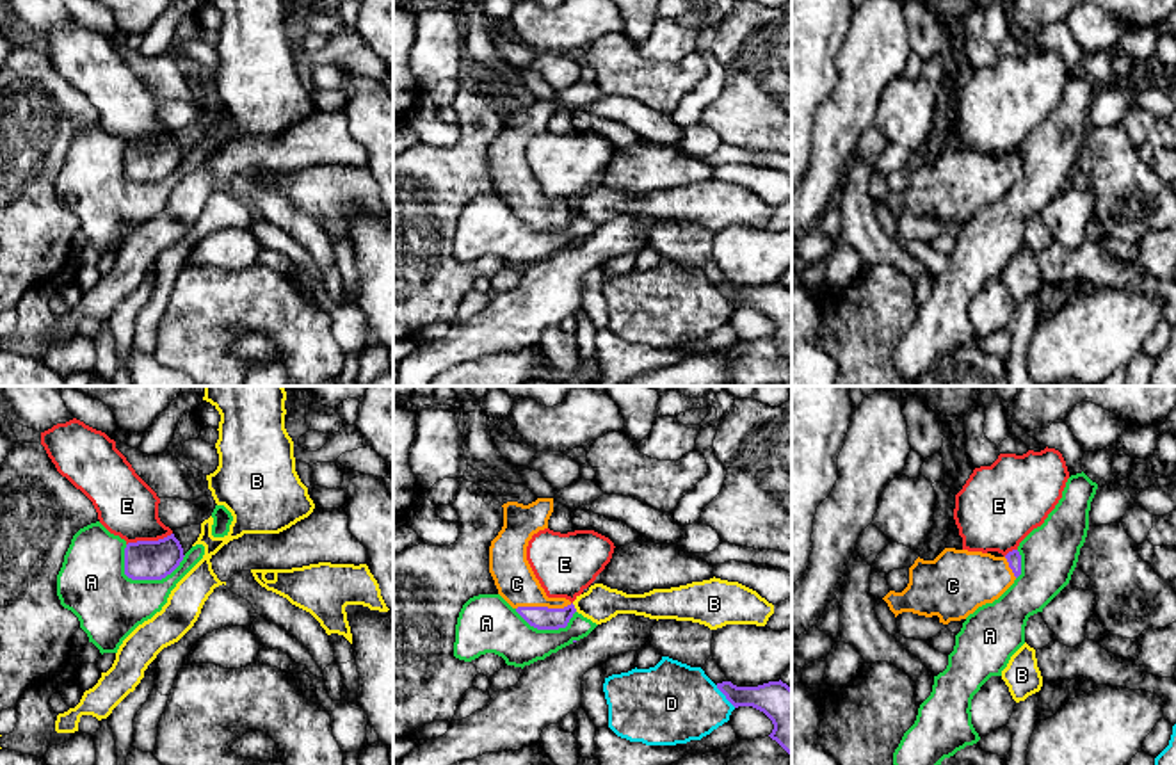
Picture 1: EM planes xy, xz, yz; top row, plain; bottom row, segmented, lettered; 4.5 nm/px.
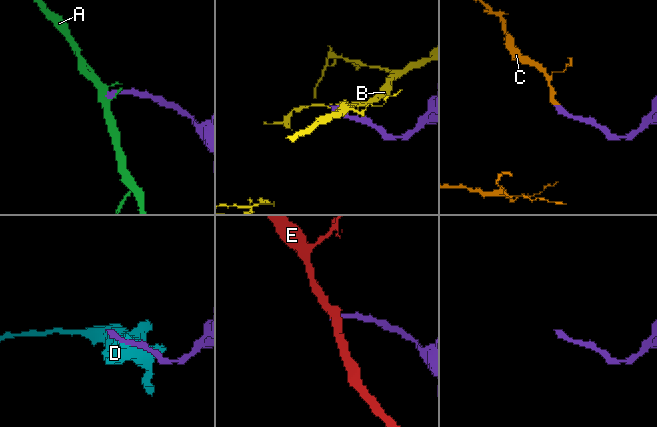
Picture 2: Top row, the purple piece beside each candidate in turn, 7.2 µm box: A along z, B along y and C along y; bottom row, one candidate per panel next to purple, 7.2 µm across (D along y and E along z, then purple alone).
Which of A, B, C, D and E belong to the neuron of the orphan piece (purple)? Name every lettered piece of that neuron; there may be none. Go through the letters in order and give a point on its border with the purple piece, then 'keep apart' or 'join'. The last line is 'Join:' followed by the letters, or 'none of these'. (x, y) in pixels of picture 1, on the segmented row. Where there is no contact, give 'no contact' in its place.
A: xy (155, 579) | keep apart
B: xz (573, 607) | keep apart
C: xz (543, 607) | join
D: xz (724, 694) | keep apart
E: xy (148, 541) | keep apart
Join: C

